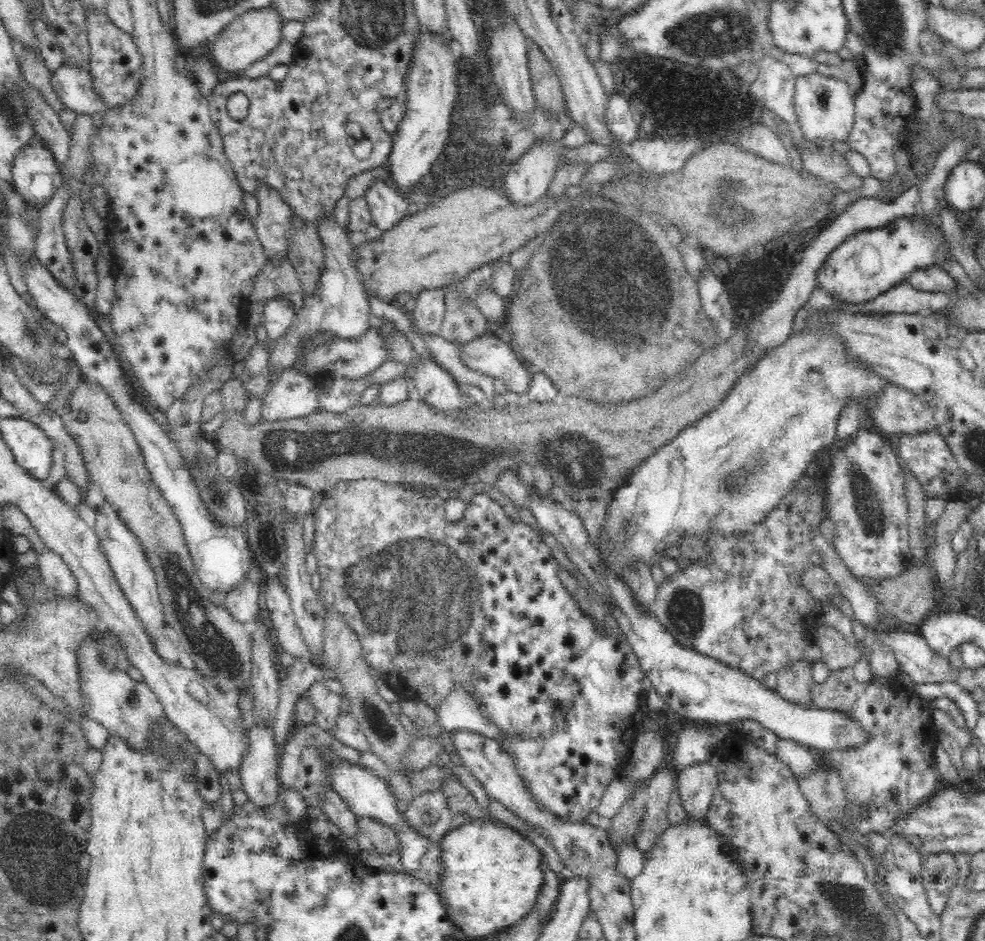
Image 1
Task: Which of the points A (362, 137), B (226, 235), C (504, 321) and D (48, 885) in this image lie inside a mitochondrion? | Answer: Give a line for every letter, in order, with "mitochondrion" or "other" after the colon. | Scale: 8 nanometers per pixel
A: other
B: other
C: other
D: mitochondrion

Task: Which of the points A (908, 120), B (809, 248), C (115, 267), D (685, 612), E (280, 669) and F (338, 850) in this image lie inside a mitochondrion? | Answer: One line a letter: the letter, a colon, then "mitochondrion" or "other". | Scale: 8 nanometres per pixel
A: other
B: other
C: other
D: mitochondrion
E: other
F: other

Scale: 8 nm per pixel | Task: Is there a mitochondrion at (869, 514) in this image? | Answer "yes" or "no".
yes

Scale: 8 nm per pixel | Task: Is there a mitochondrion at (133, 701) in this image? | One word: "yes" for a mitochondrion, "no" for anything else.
yes

